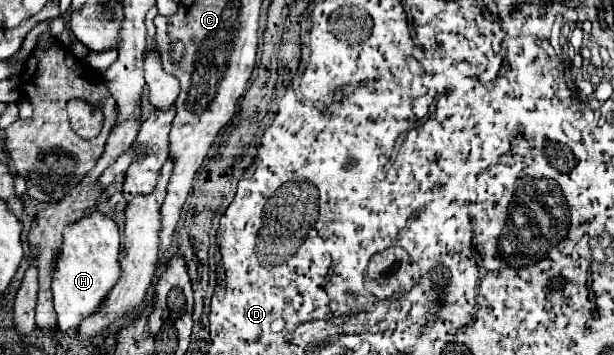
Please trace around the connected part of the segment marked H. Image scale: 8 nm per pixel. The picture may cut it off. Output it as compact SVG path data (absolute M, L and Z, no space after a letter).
M91 213L63 231L63 251L57 257L53 273L53 303L57 311L59 329L65 333L77 331L83 319L93 315L107 299L121 277L119 265L119 229L117 223L101 213Z

